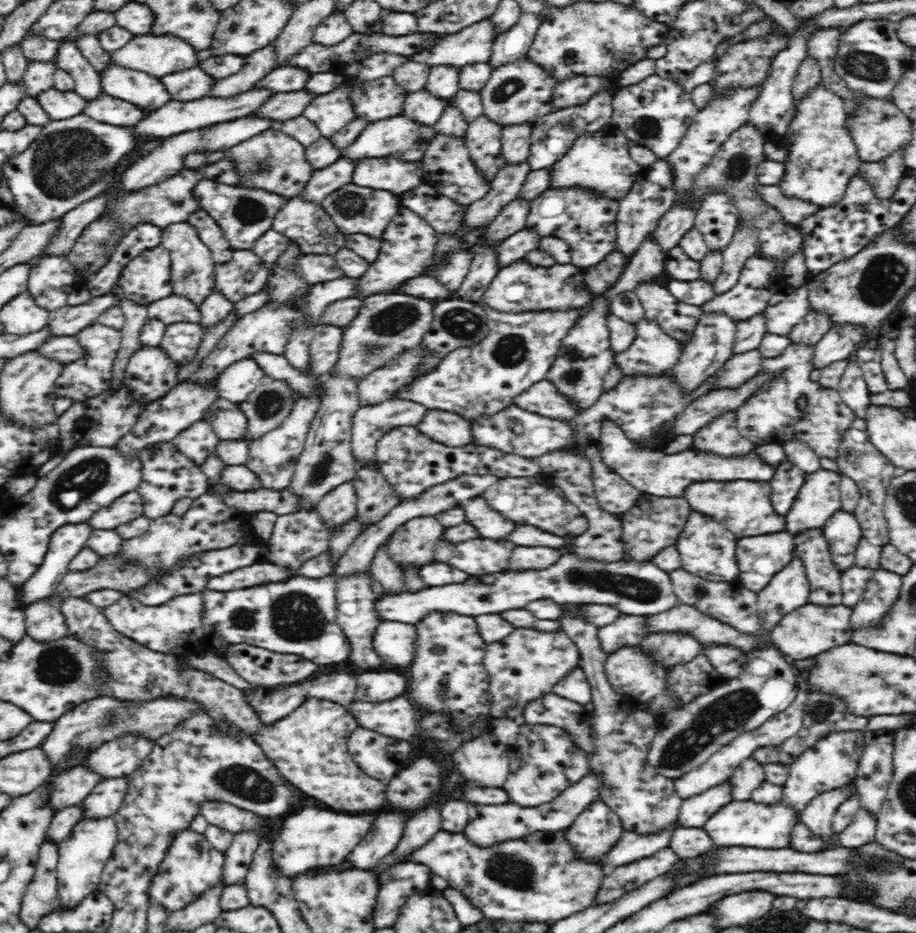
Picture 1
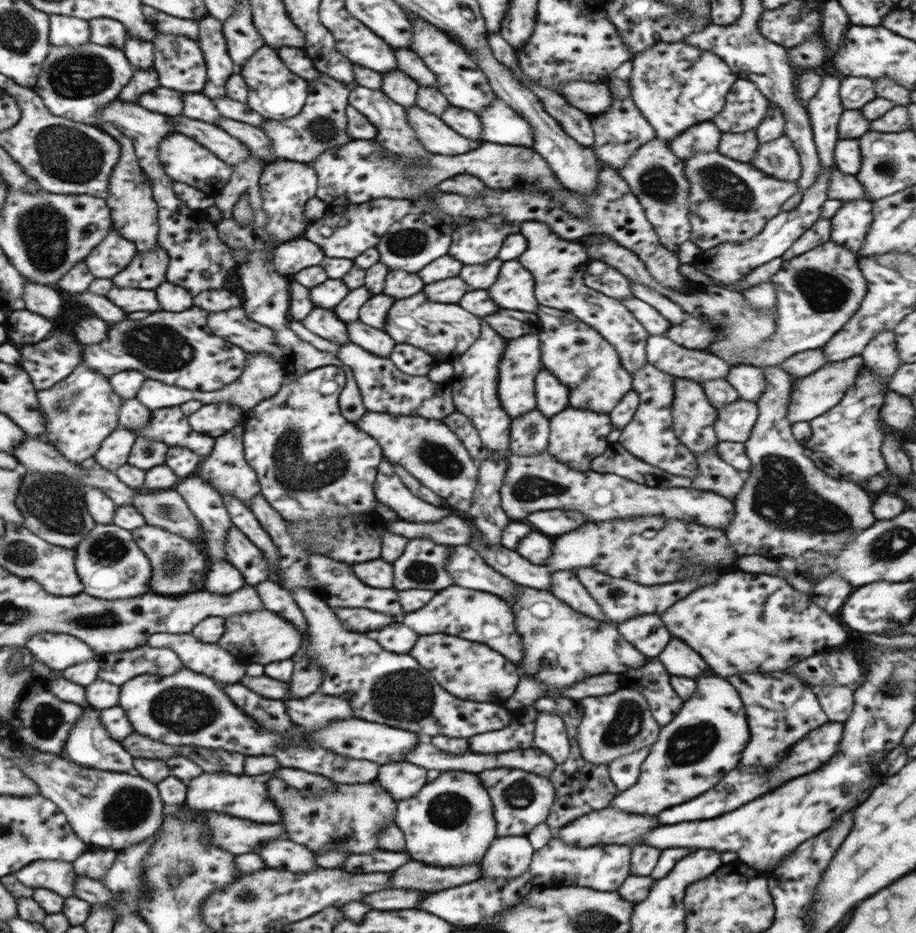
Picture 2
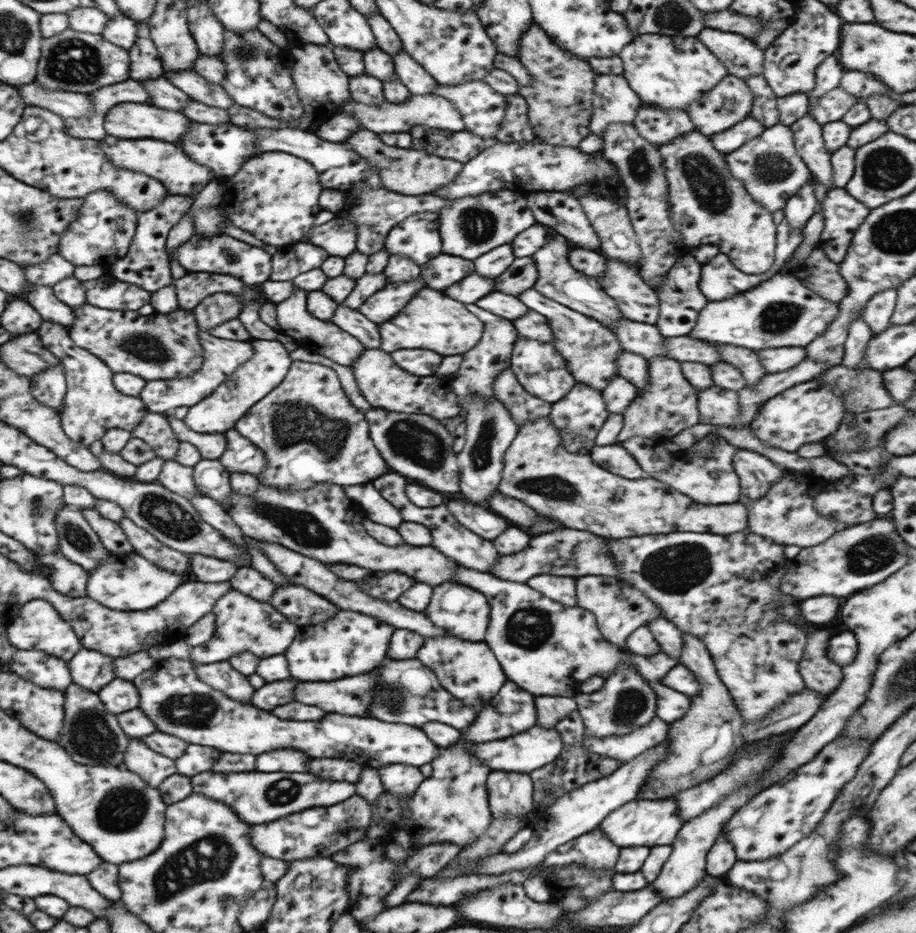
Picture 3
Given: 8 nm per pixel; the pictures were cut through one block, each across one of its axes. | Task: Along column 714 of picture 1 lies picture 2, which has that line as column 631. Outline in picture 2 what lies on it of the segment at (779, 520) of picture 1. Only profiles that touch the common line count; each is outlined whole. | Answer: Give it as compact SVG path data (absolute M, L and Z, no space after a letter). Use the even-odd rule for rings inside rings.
M547 449L537 455L522 456L511 454L508 458L507 473L501 494L501 507L512 521L525 522L531 512L575 510L592 522L604 522L614 518L638 518L638 516L660 516L678 518L684 522L698 522L708 528L725 528L735 515L732 500L712 491L694 488L650 488L636 484L614 473L600 473L588 469L577 471L557 461Z

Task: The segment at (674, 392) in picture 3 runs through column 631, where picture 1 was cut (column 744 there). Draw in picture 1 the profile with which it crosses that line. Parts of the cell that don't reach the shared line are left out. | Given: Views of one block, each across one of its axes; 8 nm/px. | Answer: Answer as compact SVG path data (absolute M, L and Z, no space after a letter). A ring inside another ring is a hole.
M796 344L786 348L776 358L762 360L760 371L774 373L768 384L754 396L748 398L737 410L739 433L758 446L780 444L786 440L805 442L820 458L838 458L838 448L844 432L850 428L857 416L844 404L834 389L822 388L819 382L810 379L812 373L814 345ZM798 398L805 398L805 407L798 408Z

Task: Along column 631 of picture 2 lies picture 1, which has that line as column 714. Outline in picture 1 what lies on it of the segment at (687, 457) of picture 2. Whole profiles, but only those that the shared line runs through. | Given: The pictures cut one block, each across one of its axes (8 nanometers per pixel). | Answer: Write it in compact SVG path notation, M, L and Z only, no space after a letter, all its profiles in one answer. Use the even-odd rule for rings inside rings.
M758 349L733 354L722 364L722 368L714 374L717 390L722 390L722 388L736 390L736 388L740 388L741 384L748 382L760 372L762 360L764 360L764 356ZM726 412L704 428L698 428L692 442L692 449L720 456L742 456L754 451L755 446L739 433L736 412Z

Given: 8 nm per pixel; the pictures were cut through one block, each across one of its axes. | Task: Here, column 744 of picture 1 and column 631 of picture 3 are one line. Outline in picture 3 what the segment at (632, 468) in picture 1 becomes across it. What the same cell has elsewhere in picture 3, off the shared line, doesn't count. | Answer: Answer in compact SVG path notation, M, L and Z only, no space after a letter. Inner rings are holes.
M618 443L594 446L588 455L598 466L618 476L640 478L643 475L638 461Z

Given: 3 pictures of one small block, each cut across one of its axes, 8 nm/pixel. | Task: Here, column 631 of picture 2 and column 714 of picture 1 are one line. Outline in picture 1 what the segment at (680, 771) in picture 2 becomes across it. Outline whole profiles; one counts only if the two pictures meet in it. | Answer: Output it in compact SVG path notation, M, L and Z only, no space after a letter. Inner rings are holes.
M729 780L712 786L710 790L696 794L682 801L677 816L680 827L703 828L705 822L726 804L732 802L731 786Z

